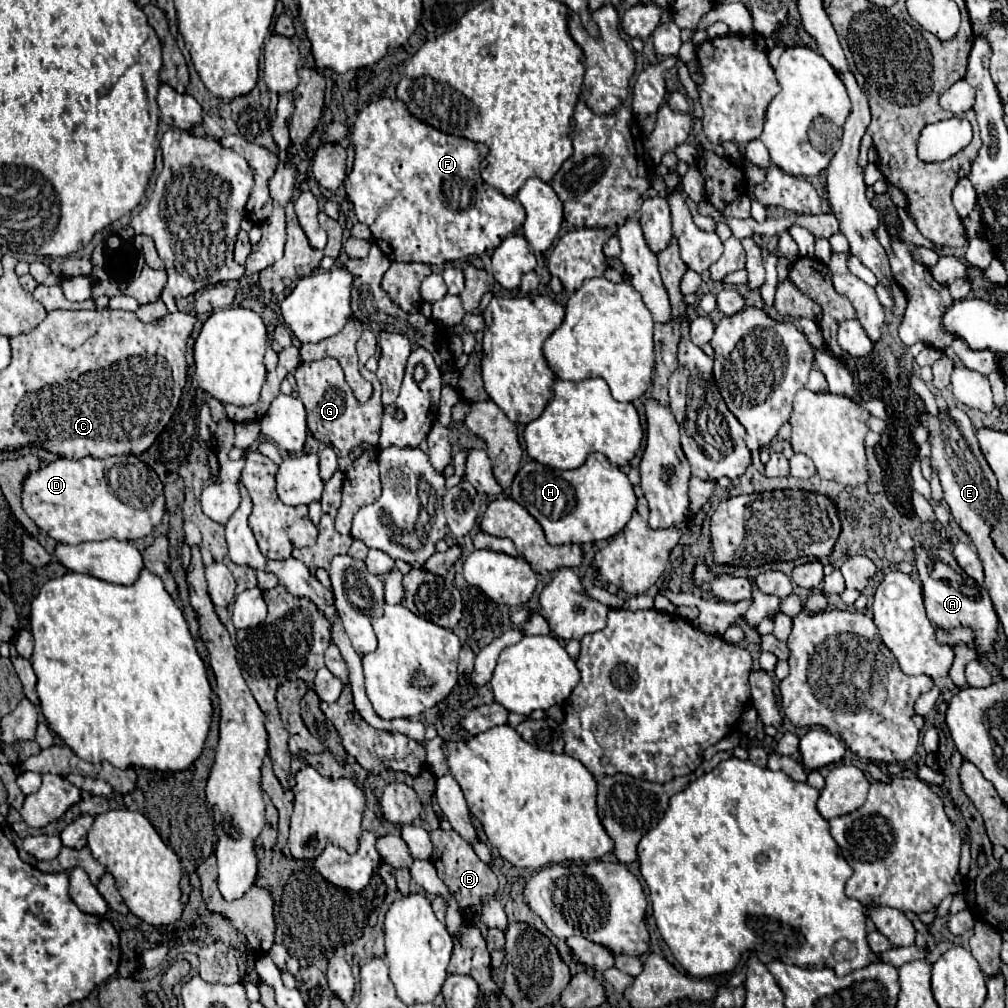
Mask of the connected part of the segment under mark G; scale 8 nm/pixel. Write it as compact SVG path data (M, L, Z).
M365 331L363 337L357 343L357 353L359 353L359 371L361 375L371 381L373 385L373 397L367 403L359 403L349 385L343 379L343 369L335 359L321 359L321 361L311 361L311 363L301 363L295 371L295 381L297 381L297 391L299 399L303 401L307 409L307 427L311 435L325 445L331 445L339 455L351 455L357 447L363 443L371 443L379 439L379 429L381 429L381 415L383 415L383 403L381 403L381 383L377 381L377 375L365 369L365 361L373 357L377 351L377 339L371 331Z

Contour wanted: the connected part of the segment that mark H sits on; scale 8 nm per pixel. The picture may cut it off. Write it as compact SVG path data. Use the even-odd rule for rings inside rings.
M591 453L587 461L573 471L559 471L529 461L515 475L511 499L523 505L541 523L551 545L605 541L623 531L637 507L637 497L627 475L601 453Z

